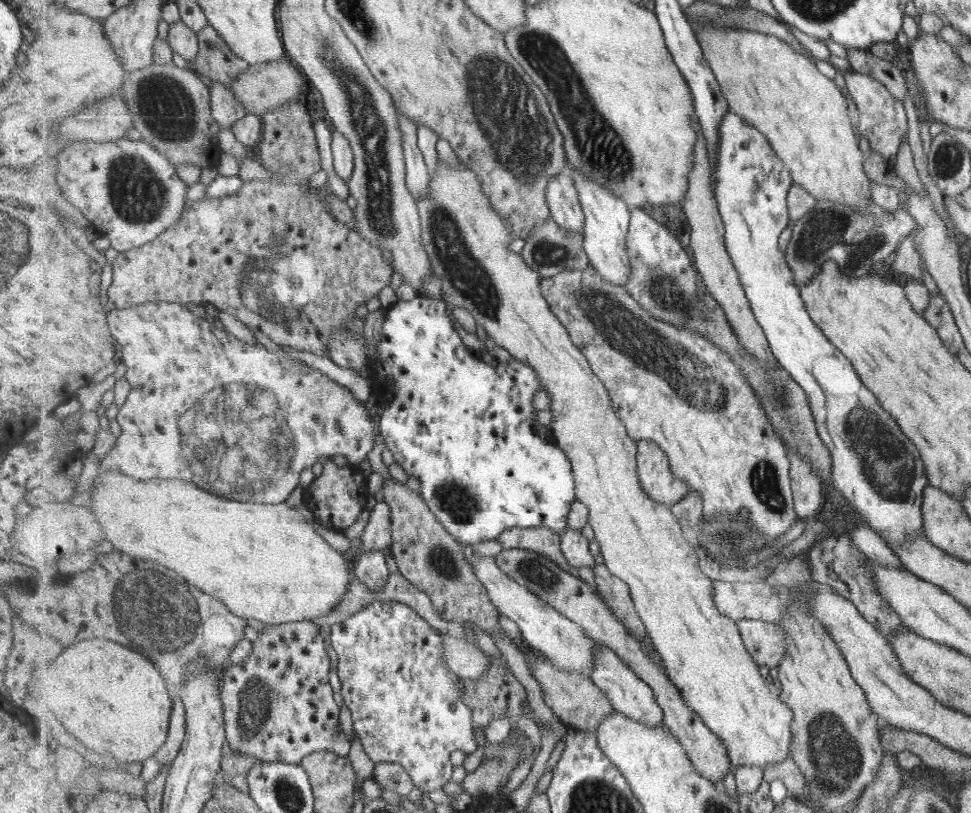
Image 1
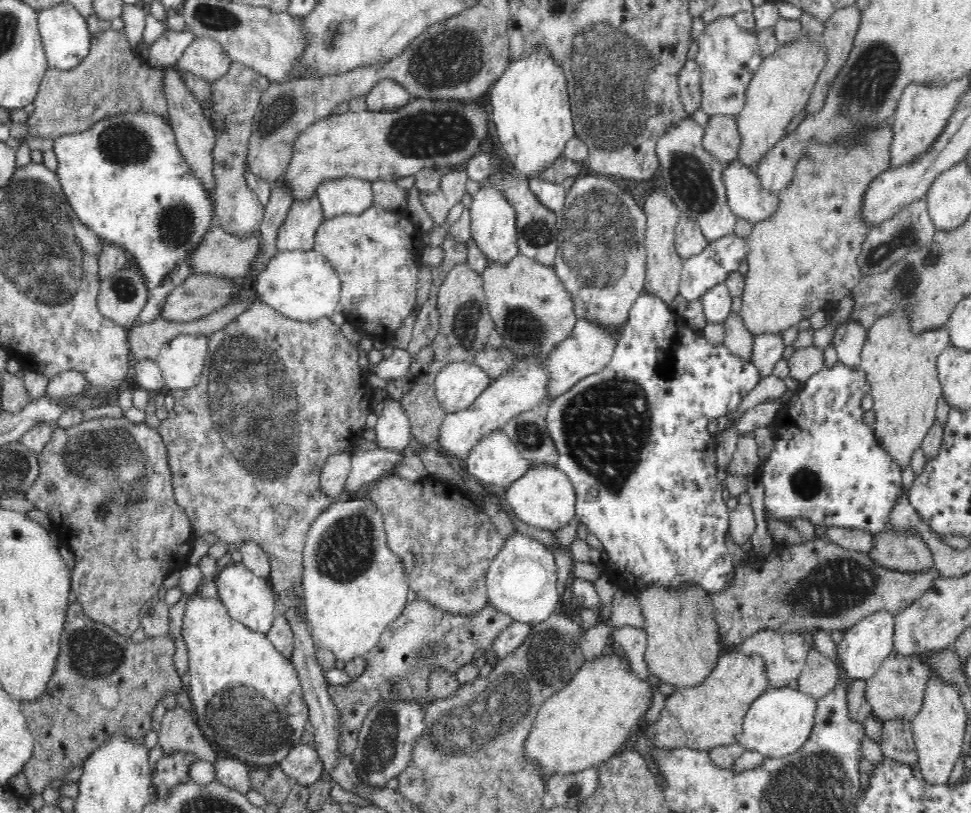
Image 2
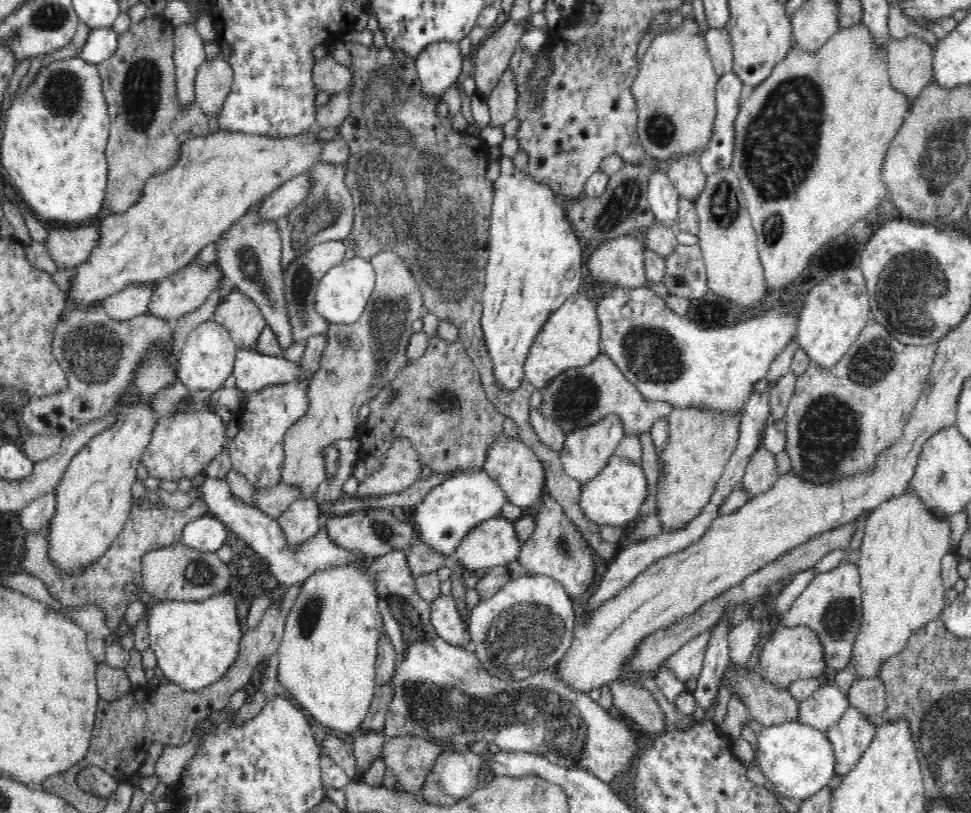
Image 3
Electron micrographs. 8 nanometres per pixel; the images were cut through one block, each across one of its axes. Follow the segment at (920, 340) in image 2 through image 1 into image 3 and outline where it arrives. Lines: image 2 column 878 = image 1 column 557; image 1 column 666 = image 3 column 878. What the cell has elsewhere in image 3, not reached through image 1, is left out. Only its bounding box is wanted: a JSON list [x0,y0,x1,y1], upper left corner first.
[852,487,953,677]

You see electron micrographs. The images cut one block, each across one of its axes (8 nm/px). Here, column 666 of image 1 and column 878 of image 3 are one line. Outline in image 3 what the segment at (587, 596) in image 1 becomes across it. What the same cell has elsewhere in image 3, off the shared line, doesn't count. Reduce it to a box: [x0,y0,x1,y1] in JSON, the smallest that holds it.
[848,673,887,726]

